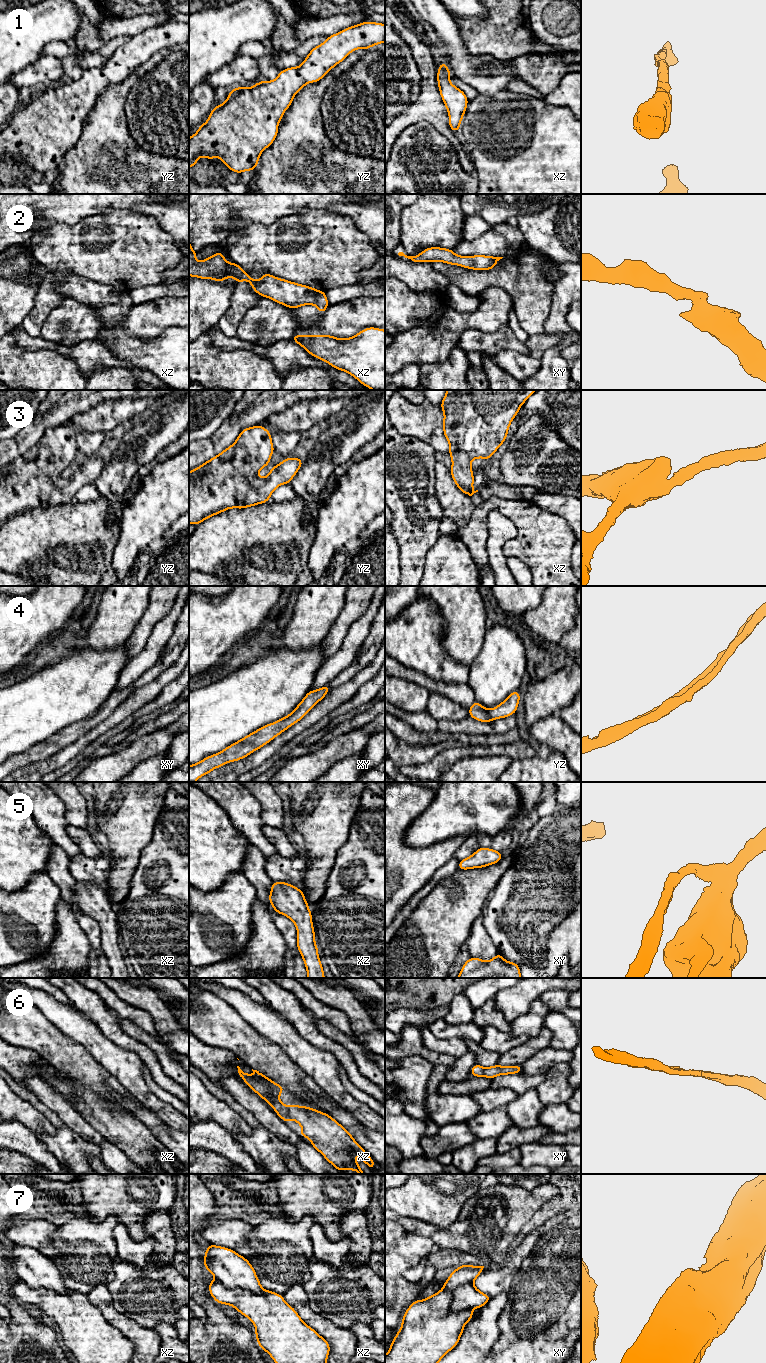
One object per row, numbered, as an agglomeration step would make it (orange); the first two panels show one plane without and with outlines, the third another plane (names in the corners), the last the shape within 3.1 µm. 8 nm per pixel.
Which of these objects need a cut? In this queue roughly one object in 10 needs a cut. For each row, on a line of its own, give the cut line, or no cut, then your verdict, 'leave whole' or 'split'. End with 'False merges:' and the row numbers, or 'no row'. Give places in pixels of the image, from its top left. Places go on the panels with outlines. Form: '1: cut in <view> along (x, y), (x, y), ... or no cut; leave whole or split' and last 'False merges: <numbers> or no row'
1: no cut; leave whole
2: no cut; leave whole
3: no cut; leave whole
4: no cut; leave whole
5: no cut; leave whole
6: no cut; leave whole
7: no cut; leave whole
False merges: no row

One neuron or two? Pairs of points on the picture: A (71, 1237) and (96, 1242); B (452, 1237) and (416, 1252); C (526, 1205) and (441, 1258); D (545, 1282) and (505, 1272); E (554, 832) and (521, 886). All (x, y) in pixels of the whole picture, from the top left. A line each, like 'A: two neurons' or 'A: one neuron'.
A: one neuron
B: two neurons
C: two neurons
D: two neurons
E: one neuron

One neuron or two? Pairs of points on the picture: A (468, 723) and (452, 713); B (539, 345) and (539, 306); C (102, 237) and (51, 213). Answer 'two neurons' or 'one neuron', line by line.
A: two neurons
B: two neurons
C: two neurons

